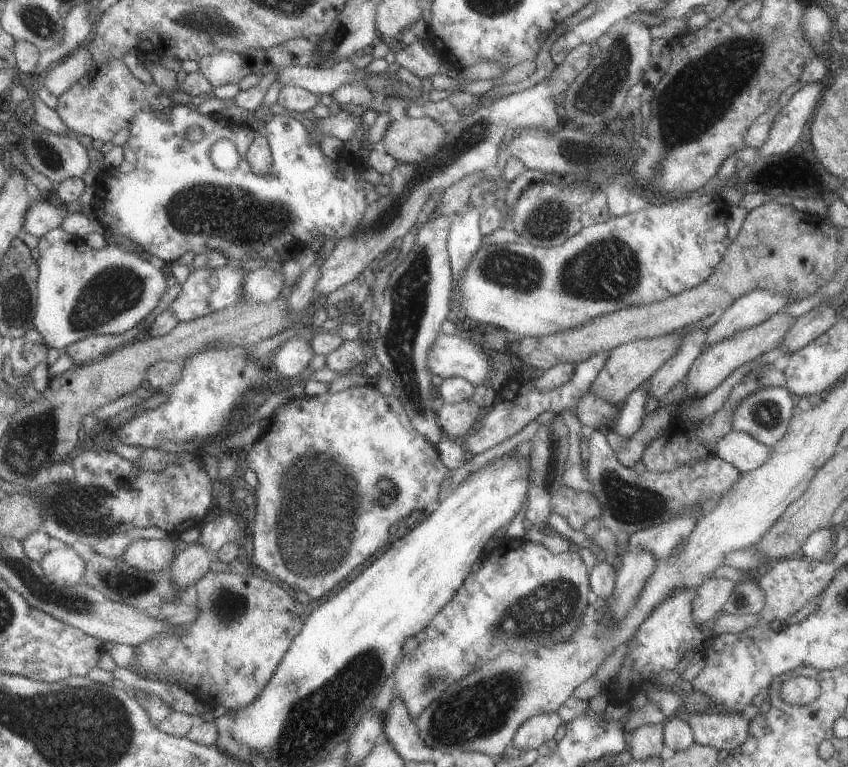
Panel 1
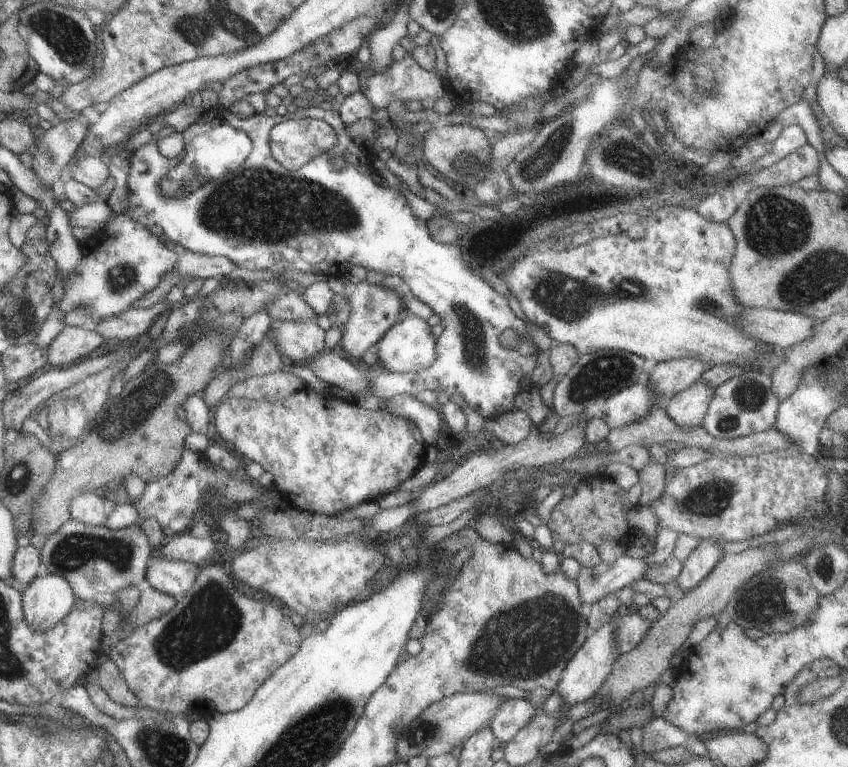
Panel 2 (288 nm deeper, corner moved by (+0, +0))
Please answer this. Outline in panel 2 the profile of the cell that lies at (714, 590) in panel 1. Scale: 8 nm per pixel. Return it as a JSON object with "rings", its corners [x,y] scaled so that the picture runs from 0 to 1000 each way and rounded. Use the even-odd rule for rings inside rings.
{"rings":[[[749,795],[737,798],[737,803],[728,811],[728,845],[732,853],[746,847],[758,832],[761,827],[765,827],[763,821],[768,819],[768,808],[758,806],[756,801],[751,801]]]}

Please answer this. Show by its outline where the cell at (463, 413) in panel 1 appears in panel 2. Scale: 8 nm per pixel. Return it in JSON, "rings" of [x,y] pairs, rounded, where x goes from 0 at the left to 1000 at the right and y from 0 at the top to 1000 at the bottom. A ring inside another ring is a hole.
{"rings":[[[468,514],[461,516],[459,522],[454,522],[454,535],[461,537],[463,542],[478,545],[489,550],[492,561],[496,563],[496,571],[501,576],[501,581],[513,581],[515,579],[515,568],[522,561],[522,542],[518,535],[501,529],[499,524],[489,522],[487,516],[478,516],[478,514]]]}

